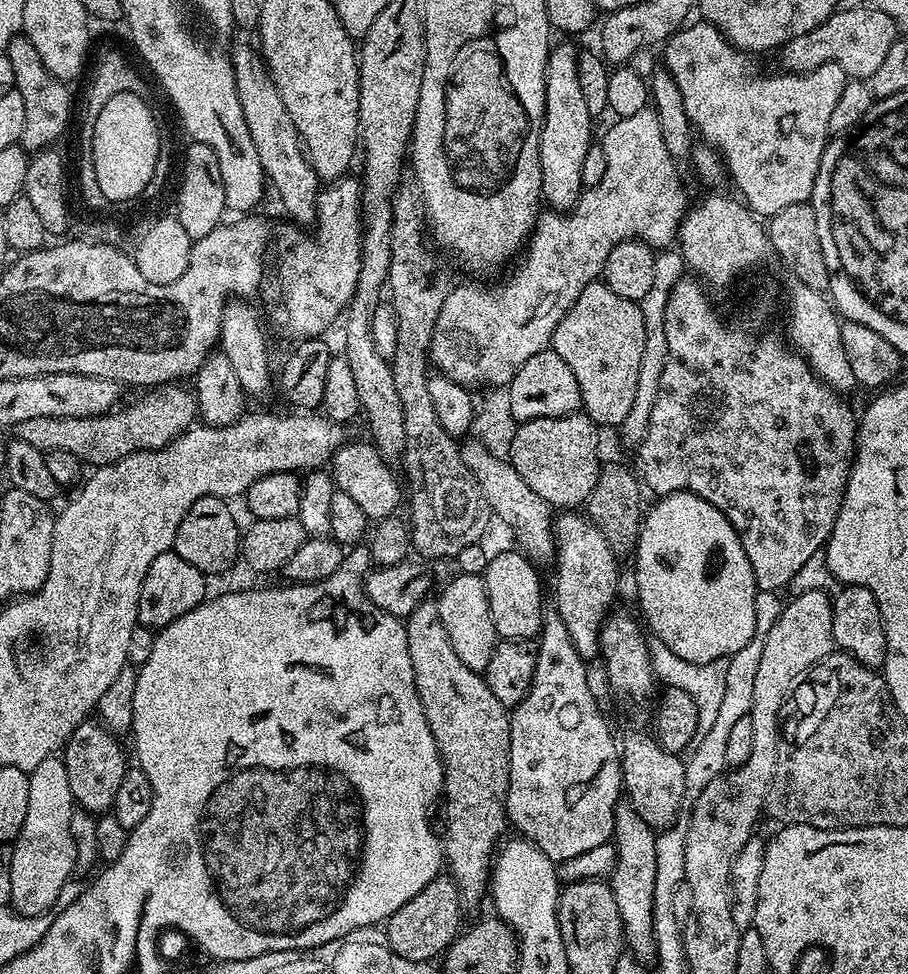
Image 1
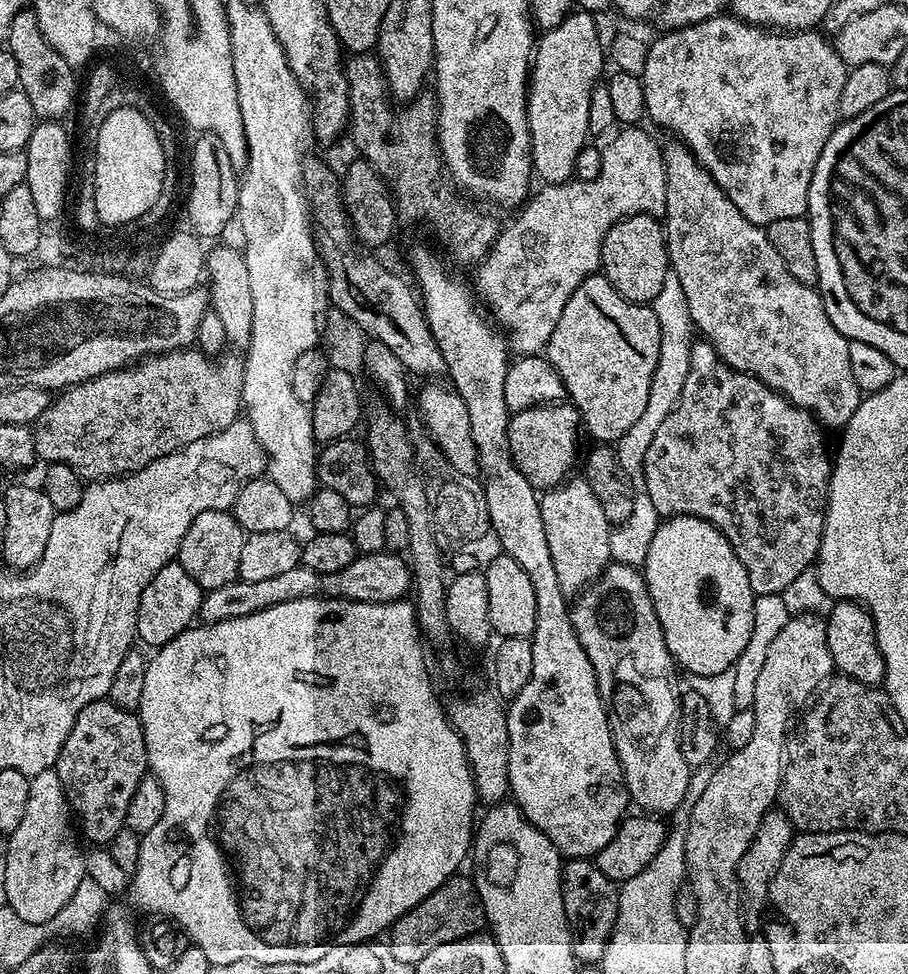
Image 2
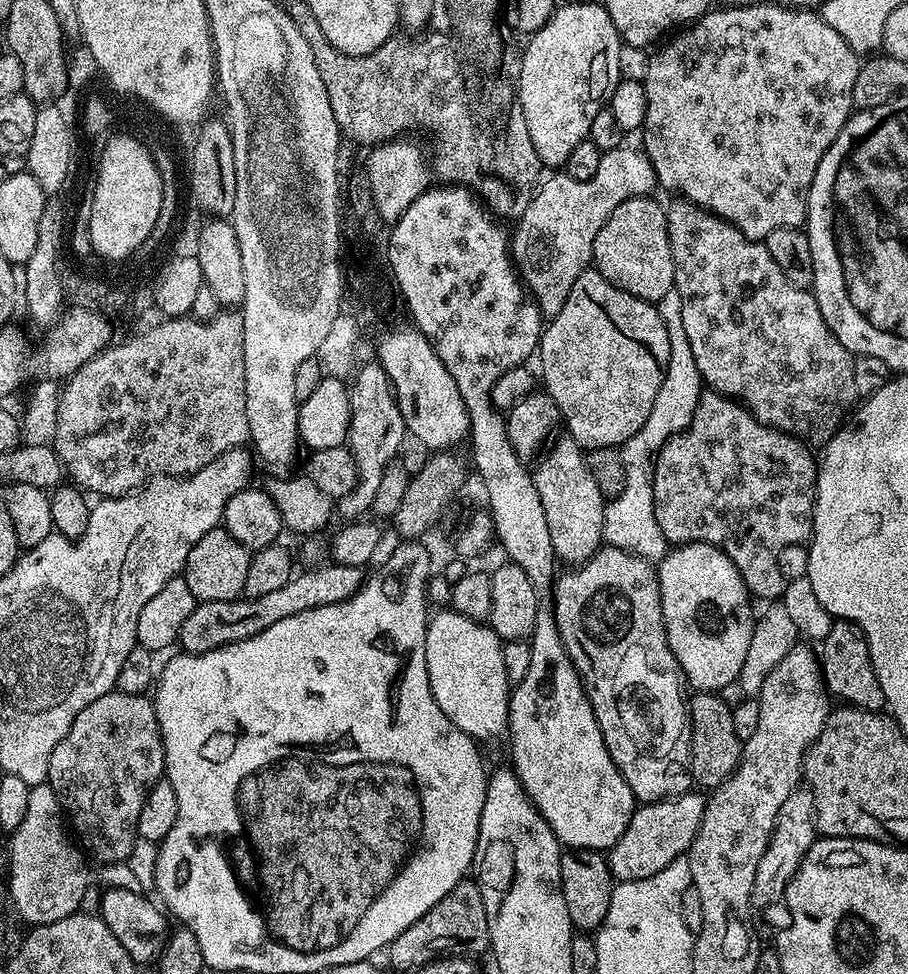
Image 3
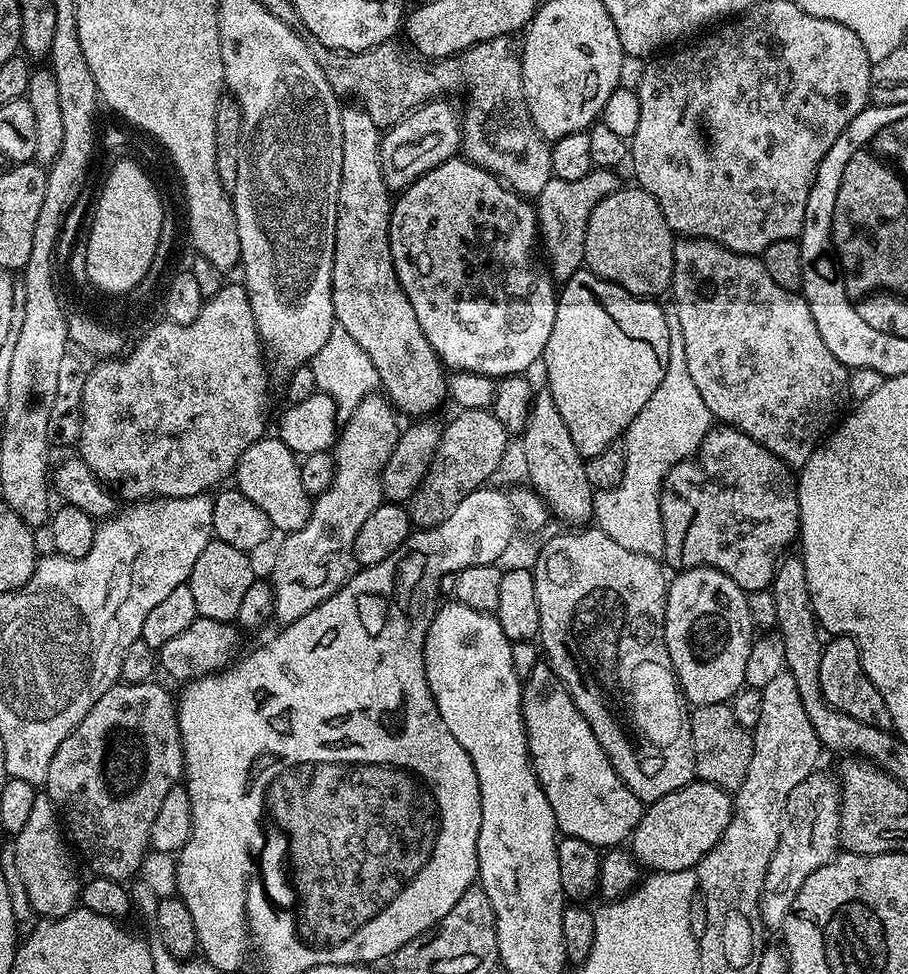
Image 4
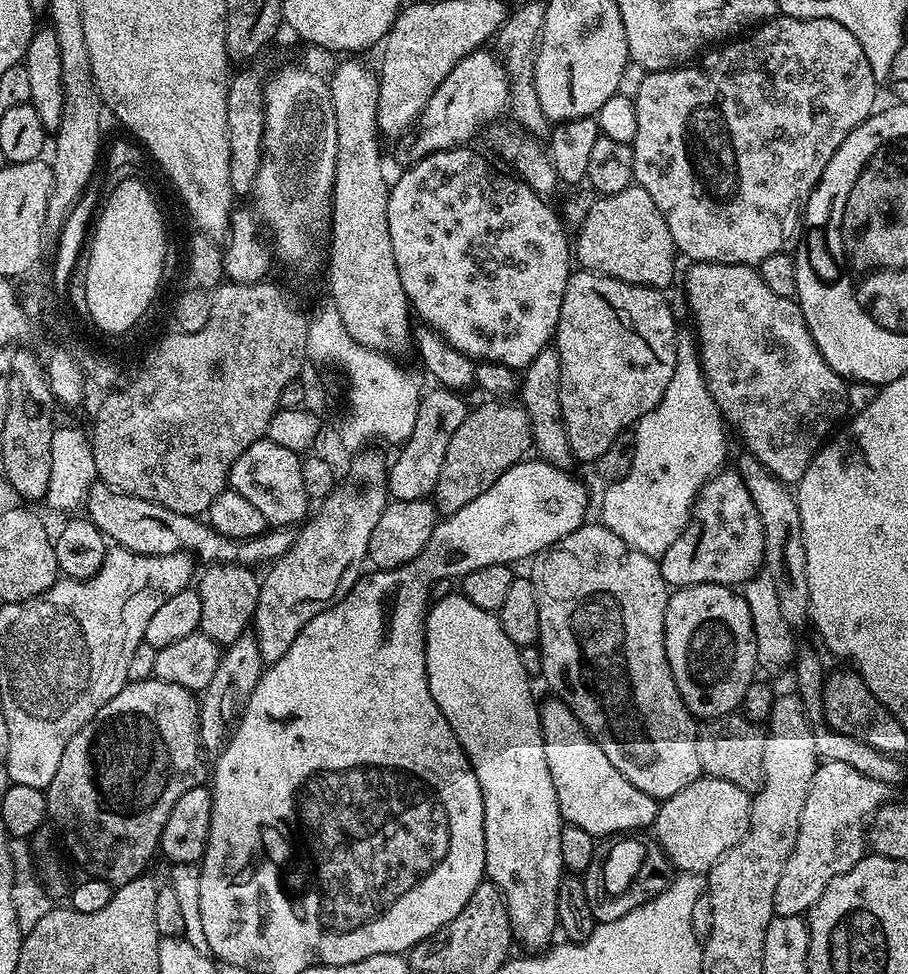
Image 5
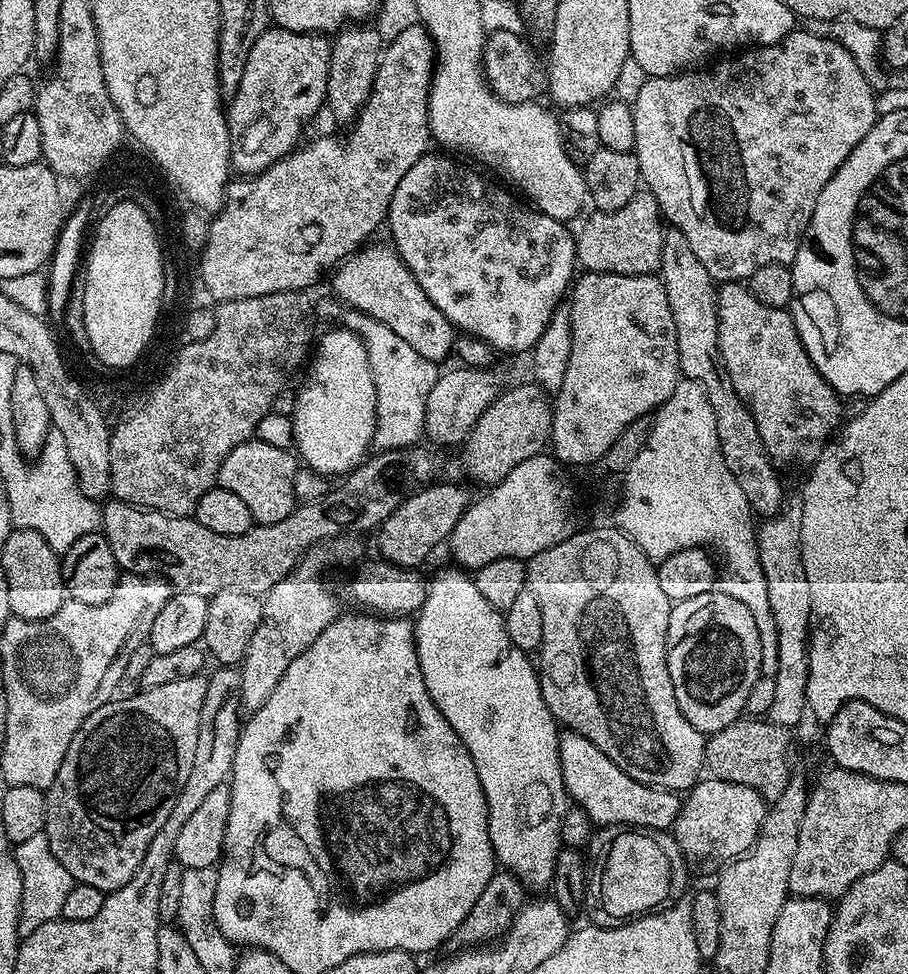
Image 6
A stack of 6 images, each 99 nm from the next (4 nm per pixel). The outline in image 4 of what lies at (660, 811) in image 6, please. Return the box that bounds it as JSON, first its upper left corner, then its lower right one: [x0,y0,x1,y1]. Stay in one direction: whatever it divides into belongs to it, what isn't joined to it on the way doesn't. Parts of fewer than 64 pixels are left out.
[520,662,645,850]

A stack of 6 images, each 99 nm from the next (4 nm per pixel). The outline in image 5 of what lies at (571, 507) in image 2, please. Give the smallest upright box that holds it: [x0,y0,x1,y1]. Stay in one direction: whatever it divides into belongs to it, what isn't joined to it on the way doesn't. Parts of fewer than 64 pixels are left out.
[518,346,574,469]

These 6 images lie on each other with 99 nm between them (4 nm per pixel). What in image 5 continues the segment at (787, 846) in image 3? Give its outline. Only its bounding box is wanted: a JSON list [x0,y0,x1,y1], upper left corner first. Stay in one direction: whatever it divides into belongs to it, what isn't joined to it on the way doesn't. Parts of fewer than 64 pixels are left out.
[773,760,889,916]

